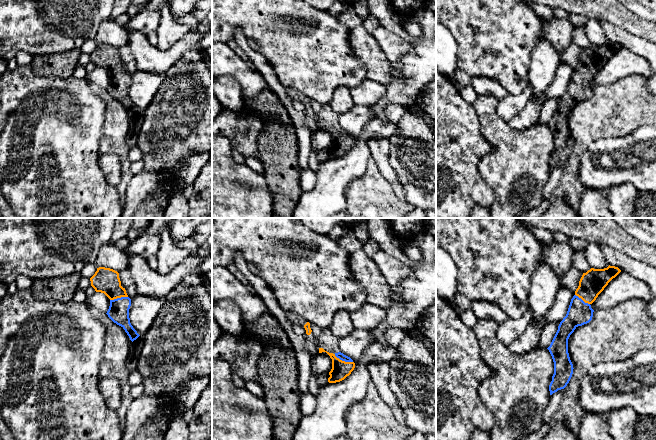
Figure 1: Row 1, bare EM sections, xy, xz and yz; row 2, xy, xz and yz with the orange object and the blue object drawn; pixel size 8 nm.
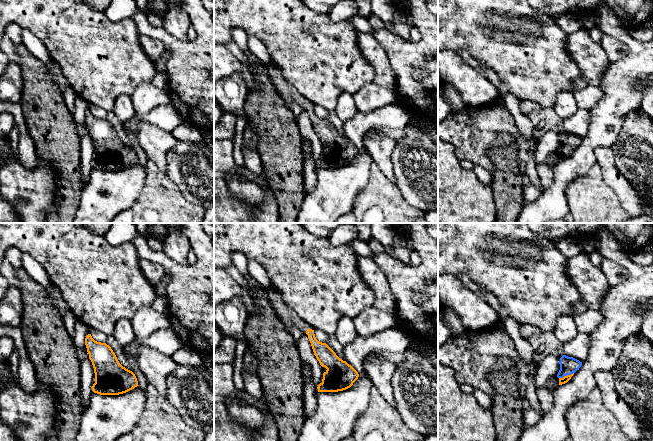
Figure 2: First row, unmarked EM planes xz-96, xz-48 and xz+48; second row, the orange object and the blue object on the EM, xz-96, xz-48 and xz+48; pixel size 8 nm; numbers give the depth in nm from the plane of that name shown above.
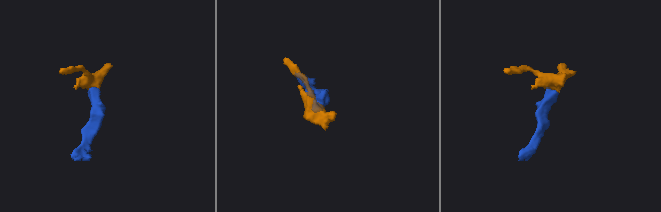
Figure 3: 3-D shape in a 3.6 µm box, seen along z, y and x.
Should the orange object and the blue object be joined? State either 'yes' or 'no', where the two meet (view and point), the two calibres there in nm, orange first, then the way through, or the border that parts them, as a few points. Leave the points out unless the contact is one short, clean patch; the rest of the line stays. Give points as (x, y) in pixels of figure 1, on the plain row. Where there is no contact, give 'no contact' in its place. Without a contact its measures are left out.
yes | xz (343, 137) | 150/60 nm | across xz (340, 146), (343, 137), (341, 132)

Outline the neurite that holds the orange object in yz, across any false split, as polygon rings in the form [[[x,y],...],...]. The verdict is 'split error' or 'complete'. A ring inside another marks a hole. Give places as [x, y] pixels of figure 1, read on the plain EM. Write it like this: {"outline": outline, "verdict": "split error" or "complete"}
{"outline": [[[609,41],[604,45],[591,44],[583,49],[567,90],[560,98],[557,108],[547,124],[554,138],[554,150],[549,161],[550,171],[564,165],[572,153],[574,144],[568,129],[570,111],[578,102],[592,96],[594,86],[591,84],[591,80],[620,48],[618,43]]], "verdict": "split error"}

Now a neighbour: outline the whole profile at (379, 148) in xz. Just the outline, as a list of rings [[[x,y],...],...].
[[[370,139],[367,142],[367,146],[370,150],[370,157],[374,160],[383,178],[391,183],[394,192],[399,197],[399,199],[406,201],[404,187],[401,185],[394,169],[390,165],[390,139]]]

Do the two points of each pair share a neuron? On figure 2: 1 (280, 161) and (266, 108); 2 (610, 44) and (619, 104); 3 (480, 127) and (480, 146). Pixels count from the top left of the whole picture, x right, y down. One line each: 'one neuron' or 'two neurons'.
1: one neuron
2: two neurons
3: one neuron

